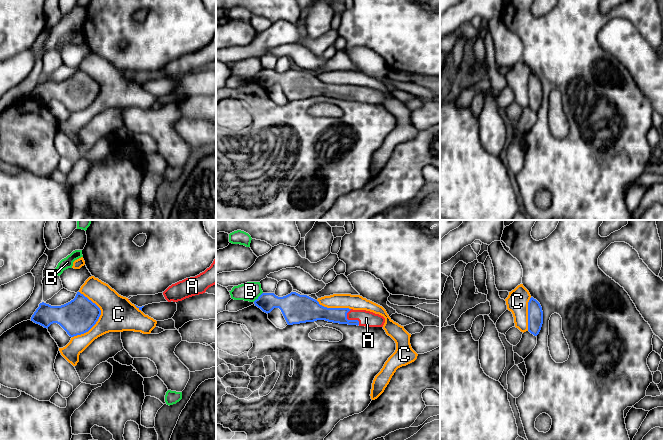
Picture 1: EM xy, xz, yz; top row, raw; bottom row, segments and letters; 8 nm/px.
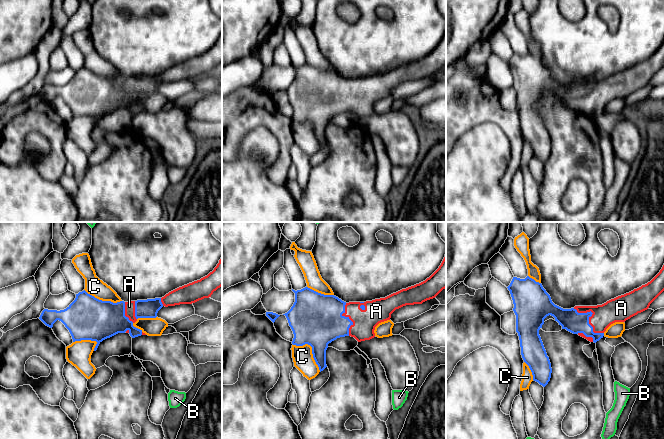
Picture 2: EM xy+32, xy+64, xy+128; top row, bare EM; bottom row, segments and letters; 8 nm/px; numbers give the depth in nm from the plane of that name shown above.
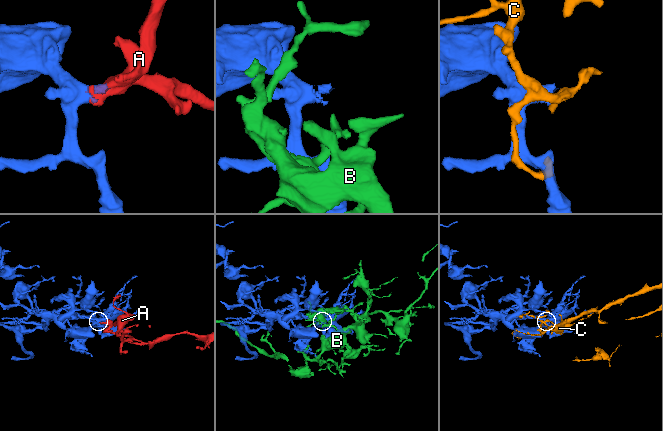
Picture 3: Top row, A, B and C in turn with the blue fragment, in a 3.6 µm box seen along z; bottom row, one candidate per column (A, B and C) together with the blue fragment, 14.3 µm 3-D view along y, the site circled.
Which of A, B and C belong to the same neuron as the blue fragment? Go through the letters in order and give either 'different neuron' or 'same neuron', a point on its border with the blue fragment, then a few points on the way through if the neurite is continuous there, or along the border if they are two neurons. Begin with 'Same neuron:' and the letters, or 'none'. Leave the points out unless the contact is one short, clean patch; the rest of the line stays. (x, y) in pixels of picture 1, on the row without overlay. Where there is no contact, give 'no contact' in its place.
Same neuron: A
A: same neuron; meets blue in xz at (350, 96)
B: different neuron; meets blue in xz at (258, 73)
C: different neuron; meets blue in xy at (99, 92)

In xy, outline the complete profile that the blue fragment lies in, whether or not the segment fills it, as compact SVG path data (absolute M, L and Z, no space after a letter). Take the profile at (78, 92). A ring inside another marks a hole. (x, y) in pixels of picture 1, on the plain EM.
M77 68L73 76L61 82L40 79L31 97L47 105L51 100L57 99L70 113L74 113L88 108L96 100L100 91L100 84Z

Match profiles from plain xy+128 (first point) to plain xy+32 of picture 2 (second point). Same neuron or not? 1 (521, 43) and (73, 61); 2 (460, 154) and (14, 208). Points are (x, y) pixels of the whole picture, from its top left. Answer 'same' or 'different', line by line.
1: same
2: same

